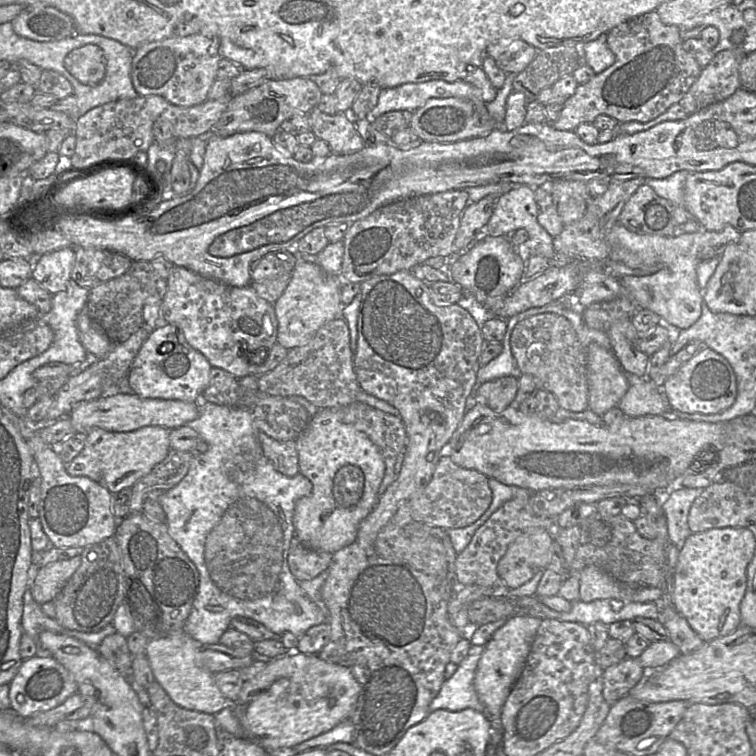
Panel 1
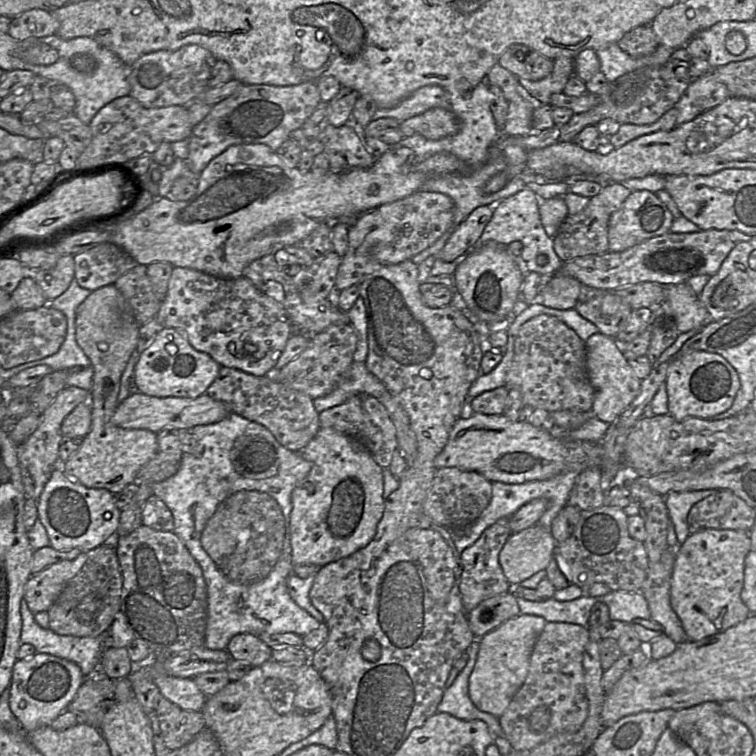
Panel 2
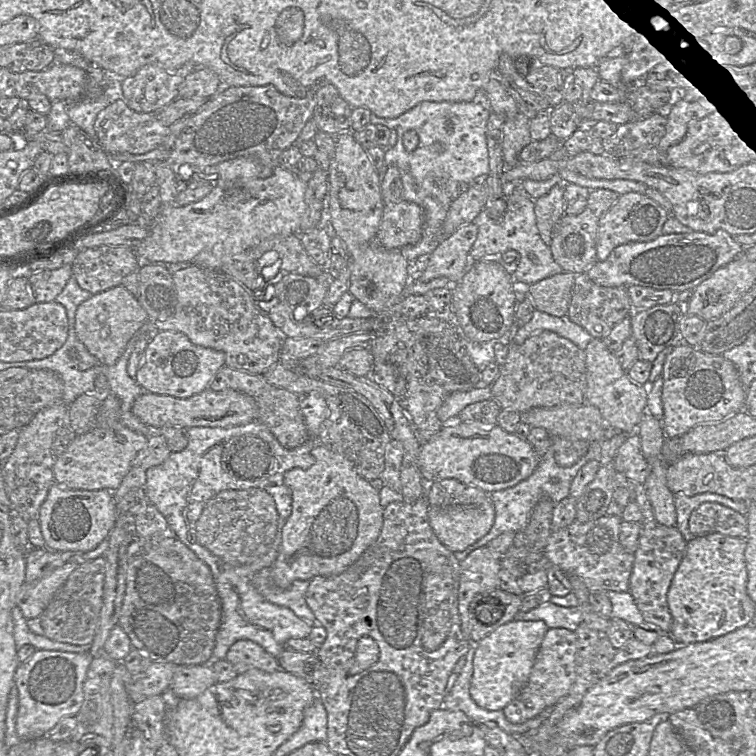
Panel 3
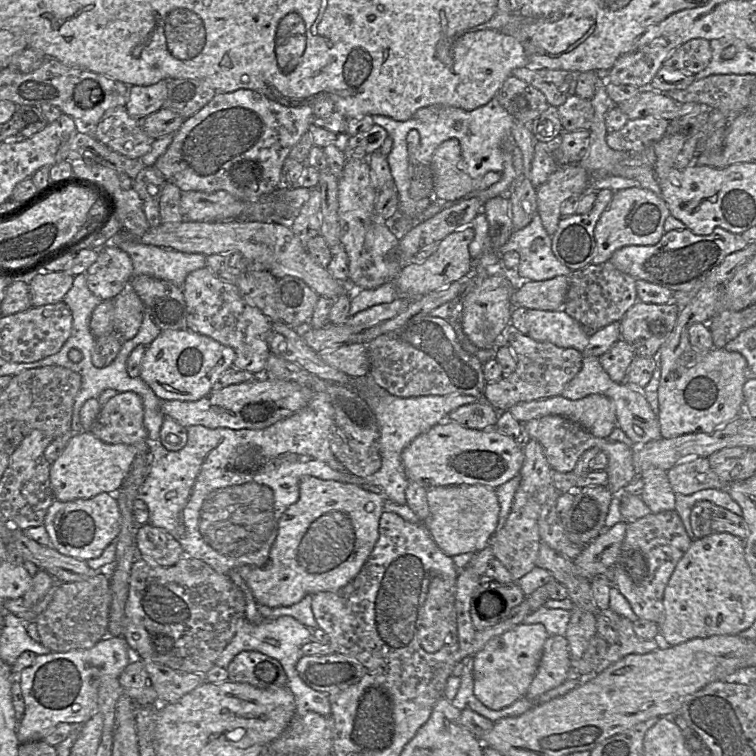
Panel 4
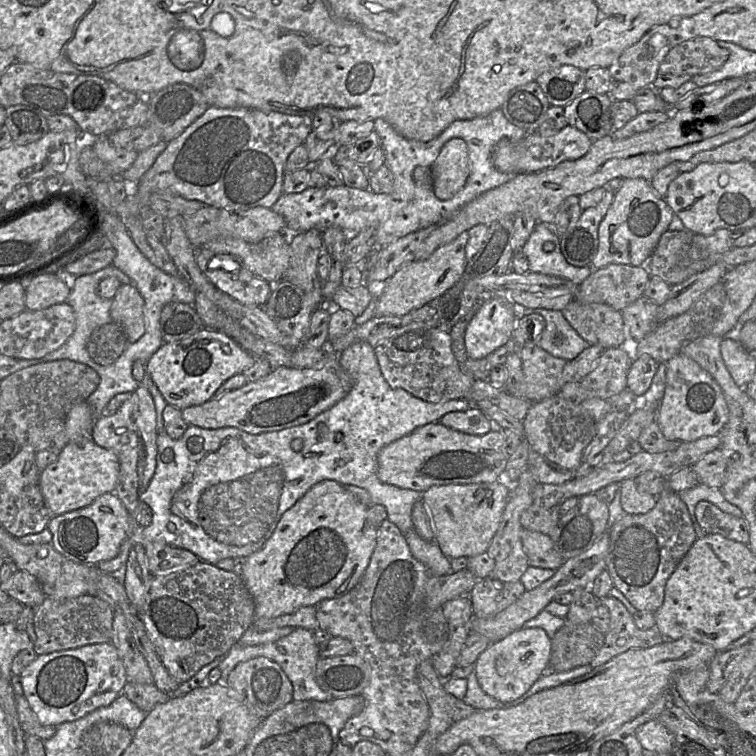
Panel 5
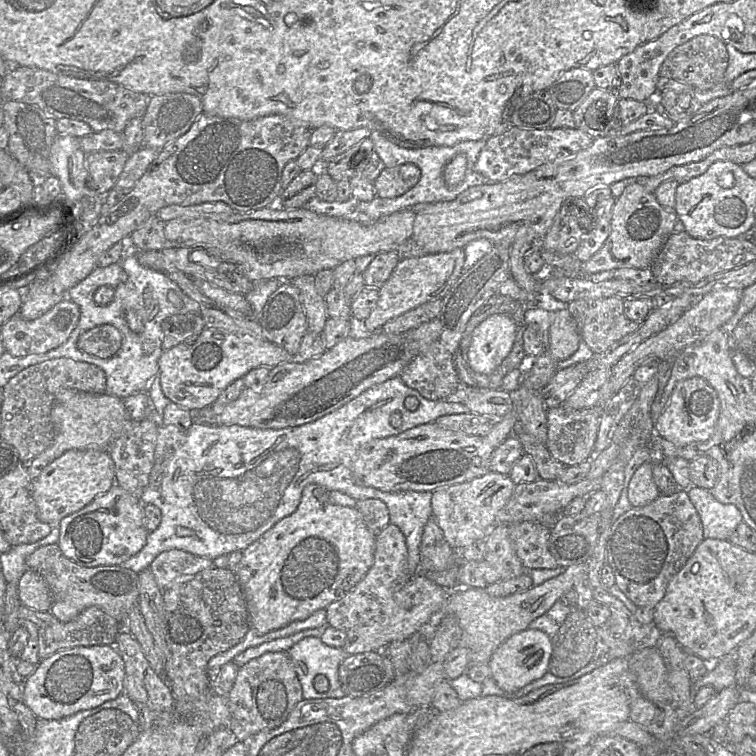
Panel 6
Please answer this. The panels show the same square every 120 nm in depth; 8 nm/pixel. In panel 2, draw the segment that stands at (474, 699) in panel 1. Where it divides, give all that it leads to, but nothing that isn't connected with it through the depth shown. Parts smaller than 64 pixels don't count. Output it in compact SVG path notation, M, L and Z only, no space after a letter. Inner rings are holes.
M474 640L465 651L468 654L465 667L458 673L452 685L444 689L442 699L437 706L437 712L449 713L462 720L481 720L487 724L494 738L506 738L499 718L479 710L469 697L469 677L474 668L478 650L479 641Z

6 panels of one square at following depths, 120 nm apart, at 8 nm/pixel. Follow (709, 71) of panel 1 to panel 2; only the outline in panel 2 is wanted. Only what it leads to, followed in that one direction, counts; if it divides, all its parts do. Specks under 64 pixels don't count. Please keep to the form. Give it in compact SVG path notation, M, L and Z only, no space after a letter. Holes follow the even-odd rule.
M713 72L693 79L674 106L678 111L677 126L716 107L728 97L727 87L716 79Z

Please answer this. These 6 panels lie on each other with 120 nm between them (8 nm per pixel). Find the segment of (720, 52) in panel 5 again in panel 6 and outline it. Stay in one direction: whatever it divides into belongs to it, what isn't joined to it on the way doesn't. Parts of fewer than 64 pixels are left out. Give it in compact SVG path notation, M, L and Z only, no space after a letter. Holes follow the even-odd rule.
M699 35L670 52L661 65L659 76L684 82L692 88L707 90L723 81L727 66L726 45L712 35Z

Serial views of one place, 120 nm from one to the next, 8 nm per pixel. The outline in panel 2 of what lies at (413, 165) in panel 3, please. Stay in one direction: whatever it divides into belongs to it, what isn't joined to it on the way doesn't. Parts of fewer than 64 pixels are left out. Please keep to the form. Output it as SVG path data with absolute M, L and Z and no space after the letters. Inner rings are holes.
M482 80L472 90L468 90L467 92L450 91L439 85L426 85L414 91L393 108L378 108L372 117L372 120L393 118L402 123L432 108L443 108L454 113L459 123L457 133L443 139L430 140L420 134L414 134L402 138L398 143L390 146L392 151L395 151L399 147L412 149L417 156L417 163L422 162L434 154L448 152L456 156L465 165L465 171L436 175L428 178L421 188L422 191L437 192L449 196L454 202L454 217L451 228L433 245L411 258L416 265L419 265L430 256L436 256L456 227L466 219L475 208L483 205L494 207L499 201L525 188L525 182L521 177L515 176L497 192L487 194L483 190L485 183L506 167L506 161L503 158L502 151L496 155L489 155L490 147L500 138L500 131L490 110L490 92L488 85L487 80Z

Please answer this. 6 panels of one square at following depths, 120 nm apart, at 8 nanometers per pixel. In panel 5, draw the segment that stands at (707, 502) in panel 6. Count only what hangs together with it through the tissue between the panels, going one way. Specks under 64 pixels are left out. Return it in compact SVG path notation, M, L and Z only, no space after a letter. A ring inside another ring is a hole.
M698 484L693 488L678 492L678 495L687 505L697 539L704 538L707 535L707 533L698 524L695 516L695 508L700 501L711 502L723 512L733 516L739 518L744 516L743 512L737 506L731 504L725 499L720 488L713 488L704 484Z

